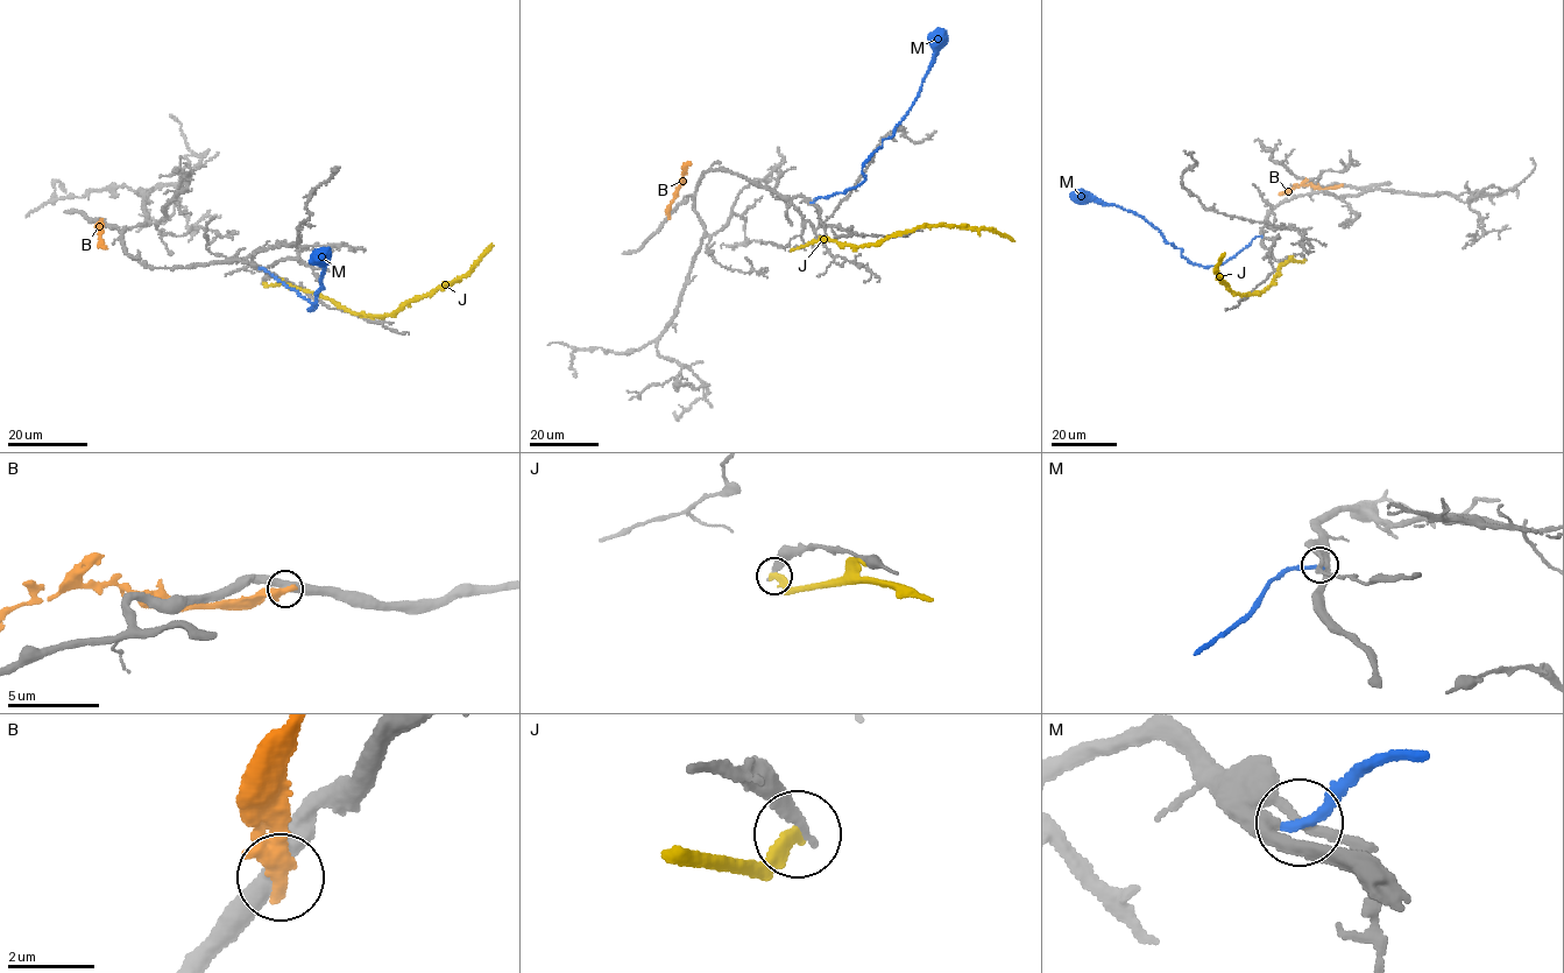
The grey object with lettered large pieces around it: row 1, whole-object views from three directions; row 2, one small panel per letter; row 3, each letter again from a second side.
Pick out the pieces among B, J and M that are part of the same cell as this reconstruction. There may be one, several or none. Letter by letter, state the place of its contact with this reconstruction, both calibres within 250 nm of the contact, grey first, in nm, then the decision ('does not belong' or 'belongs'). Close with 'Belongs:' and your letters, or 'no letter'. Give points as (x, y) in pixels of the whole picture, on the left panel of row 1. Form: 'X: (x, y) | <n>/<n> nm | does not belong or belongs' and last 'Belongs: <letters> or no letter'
B: (100, 220) | 420/480 nm | does not belong
J: (263, 282) | 280/320 nm | does not belong
M: (260, 267) | 190/240 nm | belongs
Belongs: M

